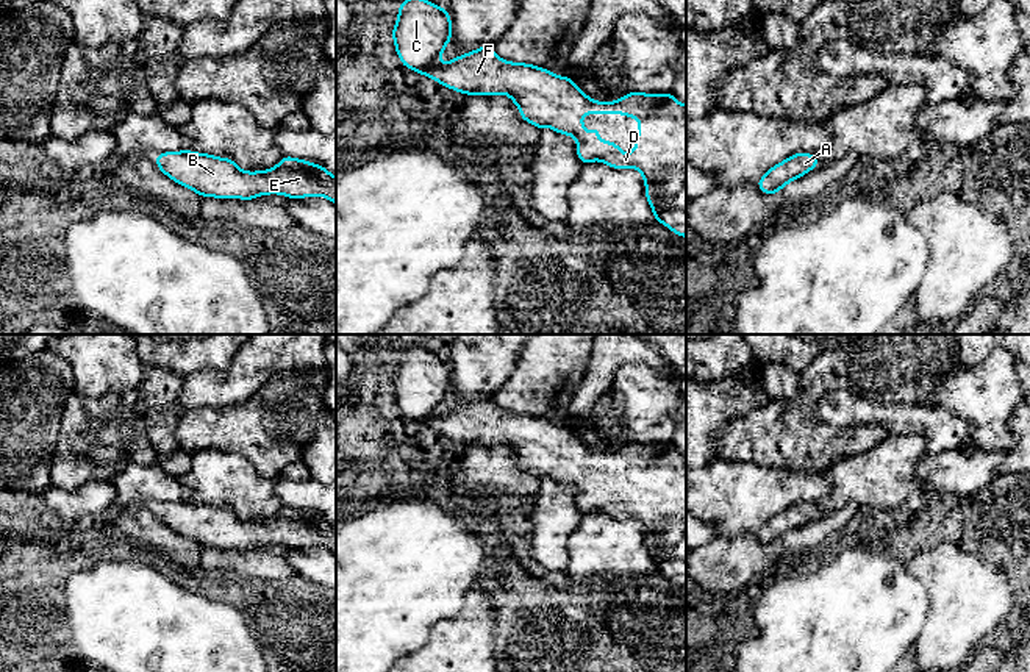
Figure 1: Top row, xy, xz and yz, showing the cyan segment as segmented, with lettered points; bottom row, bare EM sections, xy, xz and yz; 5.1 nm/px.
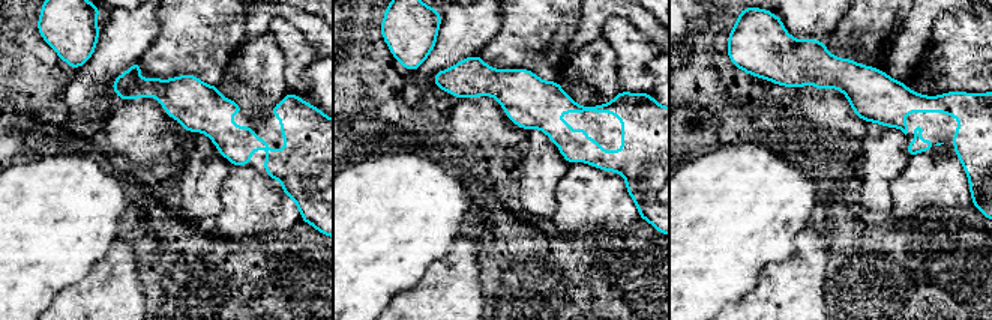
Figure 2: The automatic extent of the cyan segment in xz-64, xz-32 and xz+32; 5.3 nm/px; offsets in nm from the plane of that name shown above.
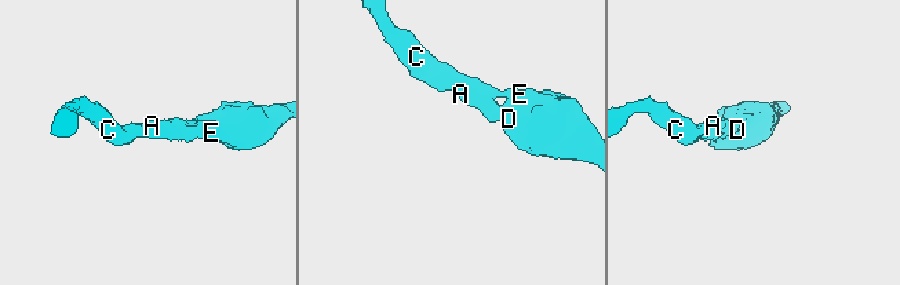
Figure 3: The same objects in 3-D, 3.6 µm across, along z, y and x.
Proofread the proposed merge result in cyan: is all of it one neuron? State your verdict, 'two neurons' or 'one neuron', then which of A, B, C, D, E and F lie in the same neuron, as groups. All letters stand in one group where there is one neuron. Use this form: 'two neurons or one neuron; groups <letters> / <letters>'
one neuron; groups A B C D E F

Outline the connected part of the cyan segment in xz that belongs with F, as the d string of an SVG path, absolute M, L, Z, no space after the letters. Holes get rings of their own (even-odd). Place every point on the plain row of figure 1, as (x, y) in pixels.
M411 345L400 353L397 372L392 378L395 402L402 414L416 424L430 427L442 436L466 445L508 445L519 458L520 467L538 477L549 477L556 483L572 486L577 491L577 506L586 514L603 511L613 519L638 519L646 533L646 549L653 561L655 570L686 588L686 455L681 455L672 442L644 444L628 442L616 452L595 452L589 449L569 427L558 427L547 419L508 413L494 403L494 395L483 395L458 408L439 413L441 403L452 391L452 370L447 359ZM583 464L624 464L639 472L636 497L627 505L621 495L599 491L600 480L592 477L591 497L586 497Z

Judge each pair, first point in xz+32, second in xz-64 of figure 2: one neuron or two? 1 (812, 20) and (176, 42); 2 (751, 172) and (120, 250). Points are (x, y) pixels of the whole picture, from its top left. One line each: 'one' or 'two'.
1: two
2: two

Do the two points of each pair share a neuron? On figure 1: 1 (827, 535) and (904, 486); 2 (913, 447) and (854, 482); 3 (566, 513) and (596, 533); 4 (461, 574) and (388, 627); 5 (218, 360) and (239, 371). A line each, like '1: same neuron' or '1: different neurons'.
1: different neurons
2: same neuron
3: different neurons
4: same neuron
5: different neurons

